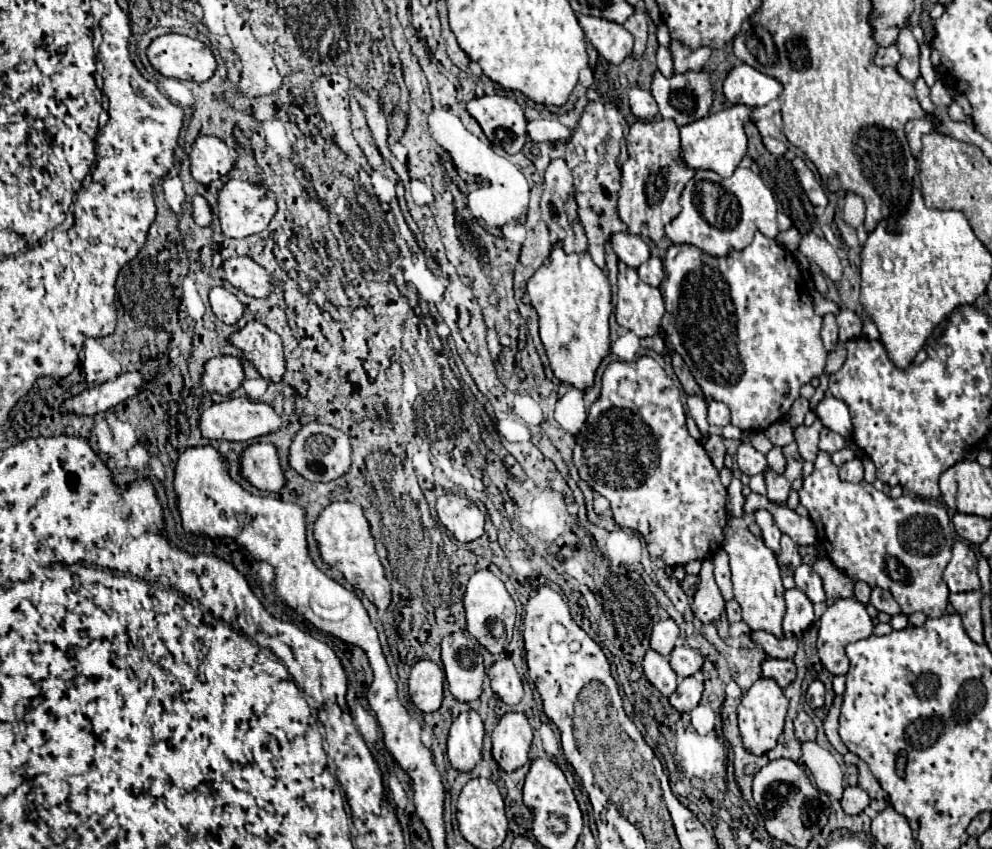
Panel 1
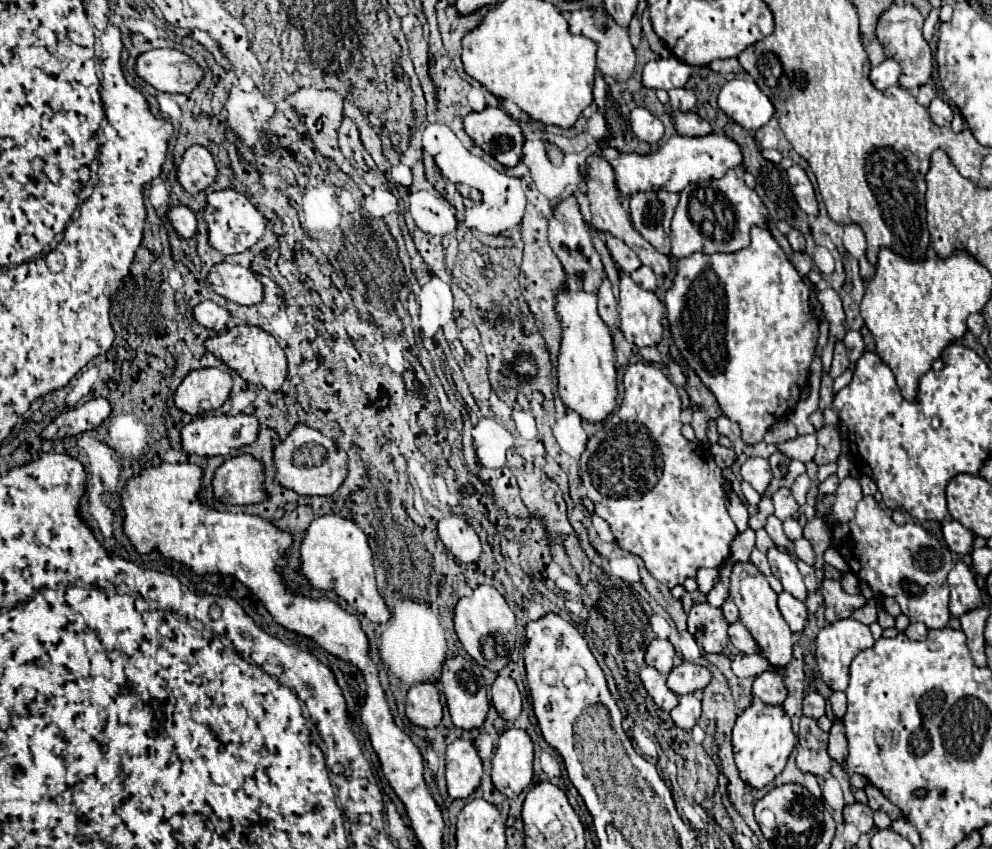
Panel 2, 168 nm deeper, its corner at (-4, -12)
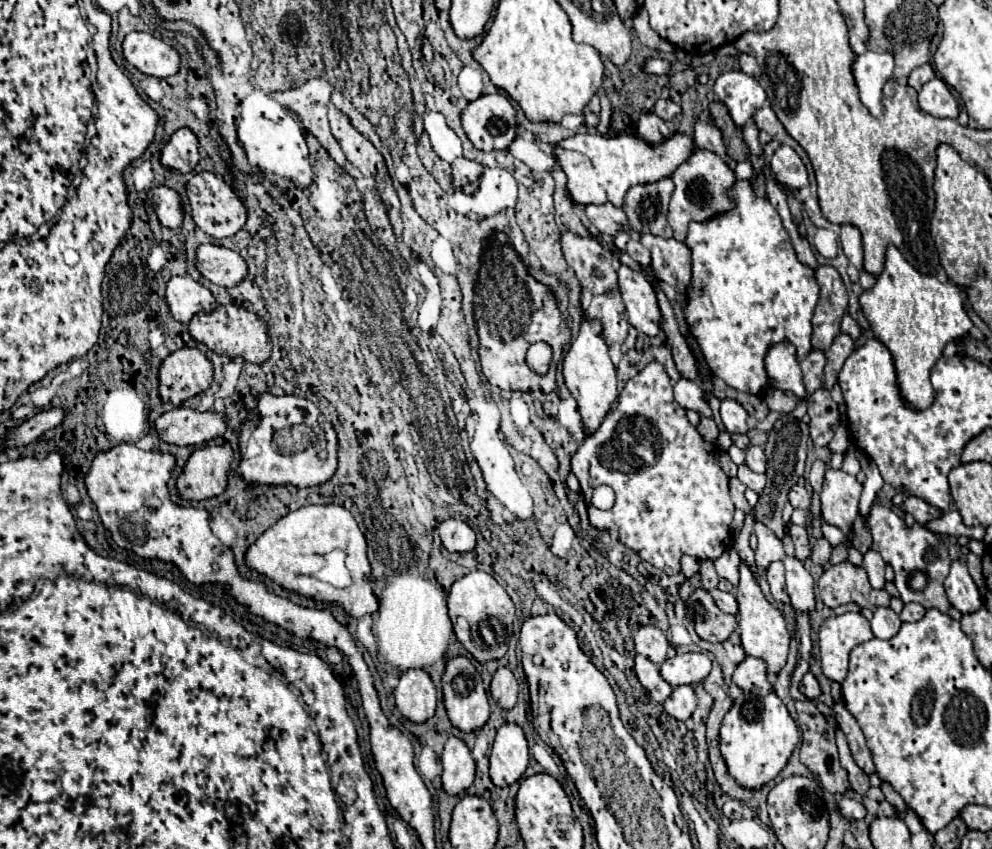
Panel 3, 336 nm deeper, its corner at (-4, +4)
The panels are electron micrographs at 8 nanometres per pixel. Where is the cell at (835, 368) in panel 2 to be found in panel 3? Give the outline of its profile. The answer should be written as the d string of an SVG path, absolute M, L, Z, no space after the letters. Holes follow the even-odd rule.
M839 334L833 340L831 348L825 352L825 356L827 356L827 364L825 364L825 384L827 384L829 390L837 382L837 374L843 368L845 360L849 358L851 352L853 352L853 340L847 334Z

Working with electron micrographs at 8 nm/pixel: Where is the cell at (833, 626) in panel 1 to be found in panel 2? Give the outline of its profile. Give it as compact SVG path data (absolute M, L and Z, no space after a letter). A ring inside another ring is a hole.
M845 618L845 620L837 620L835 624L829 624L827 628L823 628L819 634L817 634L817 666L819 666L819 672L821 672L821 678L823 682L831 688L831 690L847 690L847 684L849 684L849 664L851 660L861 652L861 650L867 650L875 644L871 632L869 632L869 626L853 620L853 618Z

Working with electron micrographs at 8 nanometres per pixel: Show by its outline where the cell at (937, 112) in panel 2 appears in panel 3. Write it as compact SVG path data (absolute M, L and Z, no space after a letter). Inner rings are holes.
M933 78L919 92L919 107L937 118L957 118L959 106L949 86L941 78Z

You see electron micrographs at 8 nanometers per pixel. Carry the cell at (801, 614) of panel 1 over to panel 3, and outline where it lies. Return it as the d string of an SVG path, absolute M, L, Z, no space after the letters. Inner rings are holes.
M773 562L767 568L767 580L771 586L771 594L779 604L791 604L791 598L787 596L787 588L785 588L785 568L783 562Z

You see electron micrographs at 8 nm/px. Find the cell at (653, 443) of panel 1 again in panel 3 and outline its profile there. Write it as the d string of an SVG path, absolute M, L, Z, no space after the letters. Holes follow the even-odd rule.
M657 360L649 362L637 376L627 380L617 406L613 406L601 426L585 438L577 454L571 458L571 466L587 502L591 526L599 530L615 530L627 548L635 550L643 560L651 562L667 576L681 572L679 560L683 554L699 560L715 560L731 548L729 526L735 506L729 496L729 478L719 464L719 448L705 442L689 424L685 408L681 408L673 398L673 386L665 366ZM601 484L615 490L617 500L611 510L599 510L589 502L593 488Z

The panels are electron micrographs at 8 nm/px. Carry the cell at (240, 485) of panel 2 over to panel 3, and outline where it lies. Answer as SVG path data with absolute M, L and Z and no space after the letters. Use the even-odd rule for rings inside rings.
M229 444L195 450L177 480L179 492L187 500L203 500L223 494L227 490L231 462L233 450Z

